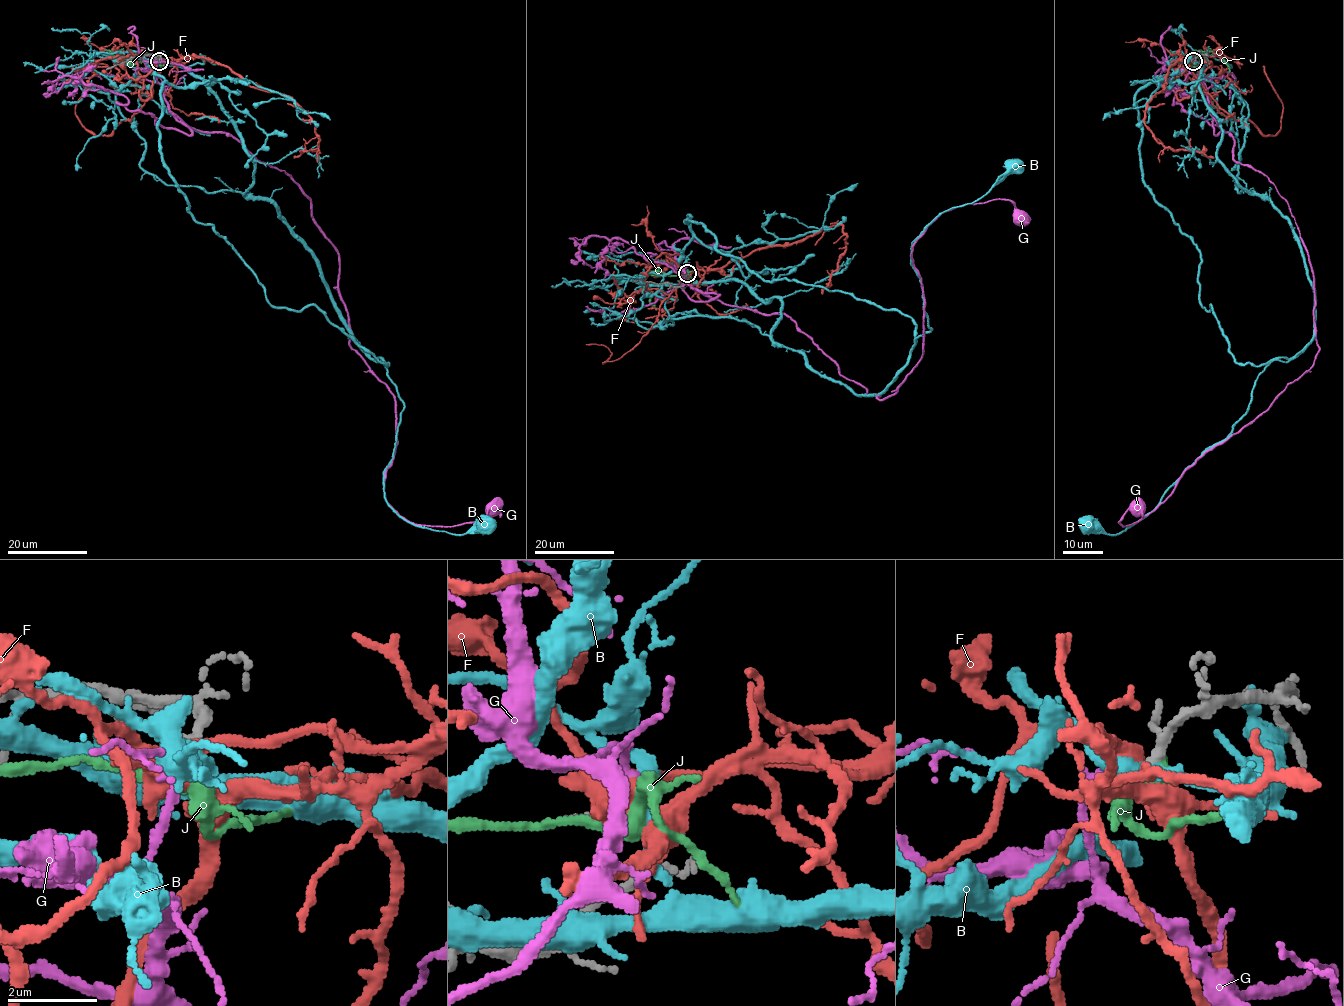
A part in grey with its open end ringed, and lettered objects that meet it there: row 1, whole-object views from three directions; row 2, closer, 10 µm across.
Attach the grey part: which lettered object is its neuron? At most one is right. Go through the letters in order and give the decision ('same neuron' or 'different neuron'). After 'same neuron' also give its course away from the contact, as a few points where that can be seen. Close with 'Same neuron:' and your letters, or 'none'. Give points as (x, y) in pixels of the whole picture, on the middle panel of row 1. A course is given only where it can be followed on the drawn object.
B: different neuron
F: different neuron
G: same neuron | via (686, 274), (726, 304), (787, 315), (884, 399), (923, 354), (912, 246), (967, 204), (1008, 199), (1020, 219)
J: different neuron
Same neuron: G

